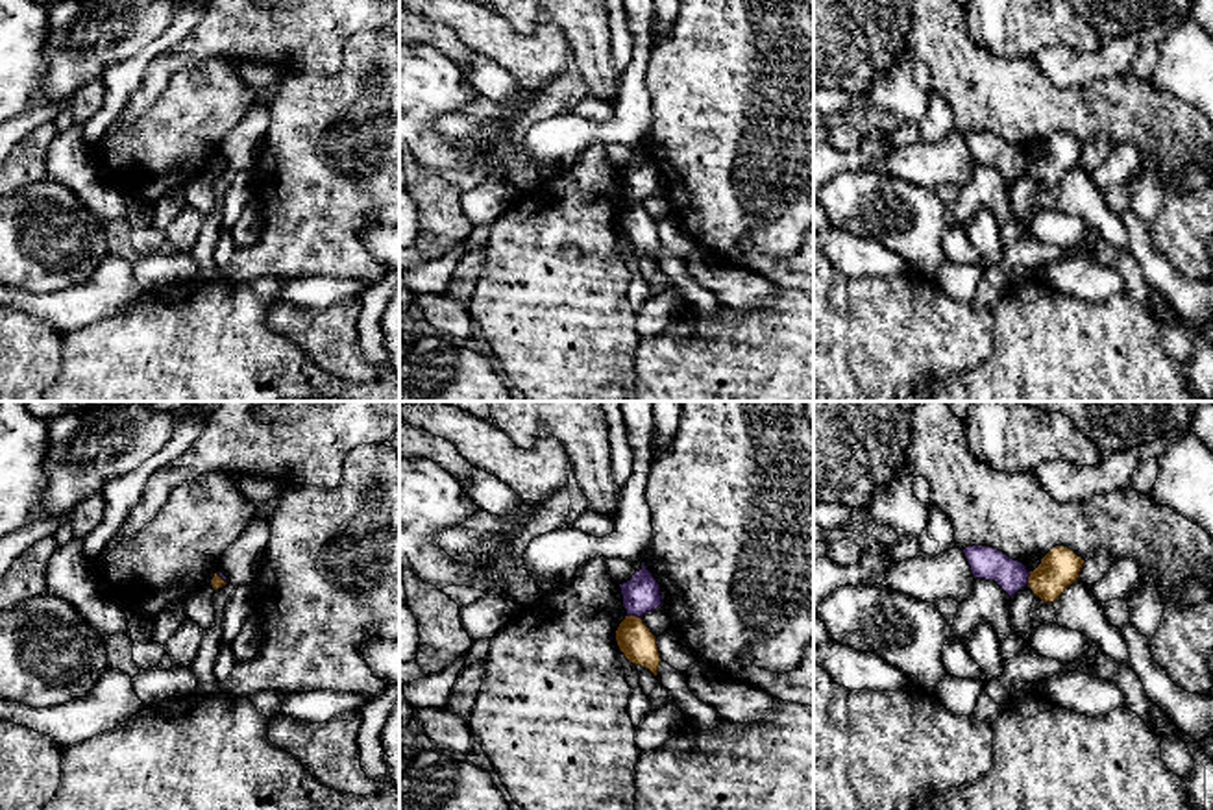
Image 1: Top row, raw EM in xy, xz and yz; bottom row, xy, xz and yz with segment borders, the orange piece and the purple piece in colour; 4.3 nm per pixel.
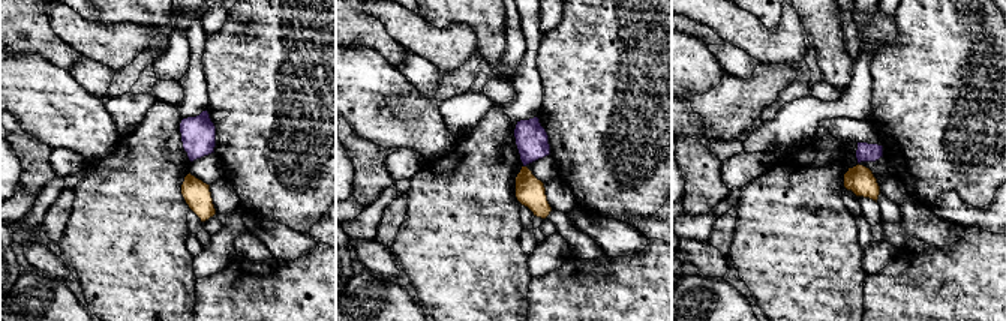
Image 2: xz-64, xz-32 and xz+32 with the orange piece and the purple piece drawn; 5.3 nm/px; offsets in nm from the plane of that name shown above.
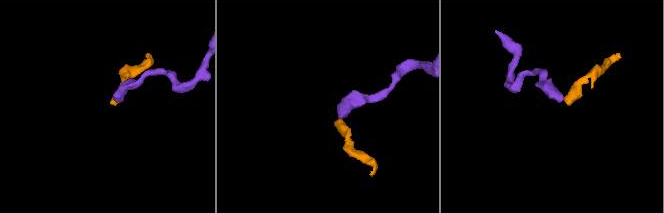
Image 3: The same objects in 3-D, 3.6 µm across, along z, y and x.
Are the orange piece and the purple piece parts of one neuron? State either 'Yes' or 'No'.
No

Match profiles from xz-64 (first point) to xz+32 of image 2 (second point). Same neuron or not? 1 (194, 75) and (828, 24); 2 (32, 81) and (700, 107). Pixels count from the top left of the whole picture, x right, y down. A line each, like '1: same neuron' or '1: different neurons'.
1: different neurons
2: different neurons

